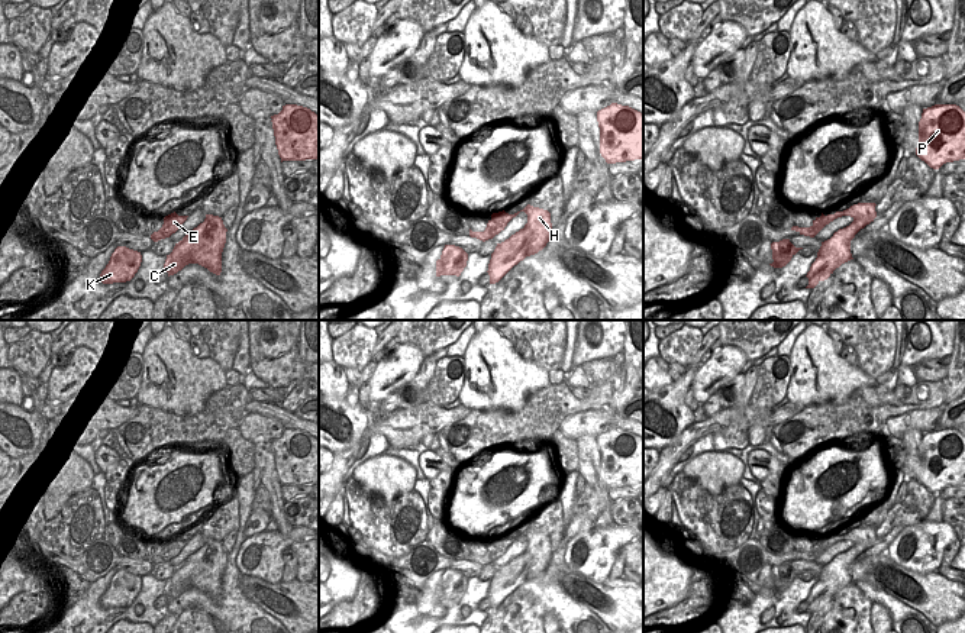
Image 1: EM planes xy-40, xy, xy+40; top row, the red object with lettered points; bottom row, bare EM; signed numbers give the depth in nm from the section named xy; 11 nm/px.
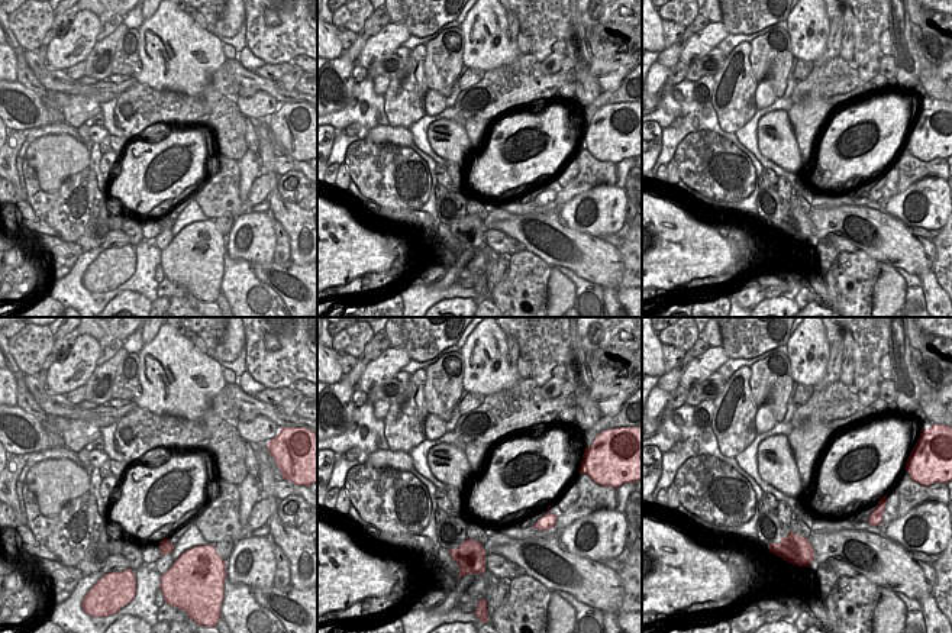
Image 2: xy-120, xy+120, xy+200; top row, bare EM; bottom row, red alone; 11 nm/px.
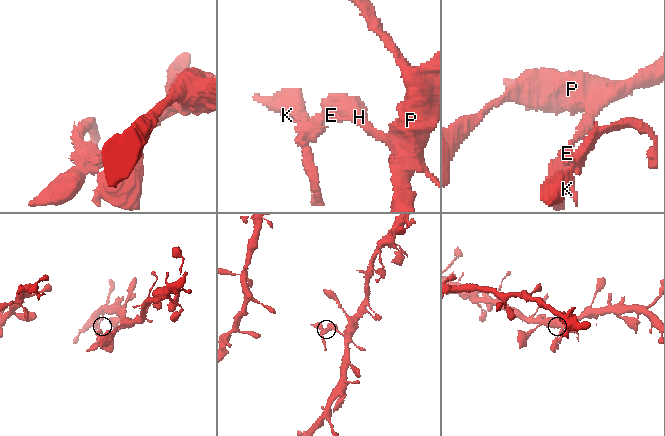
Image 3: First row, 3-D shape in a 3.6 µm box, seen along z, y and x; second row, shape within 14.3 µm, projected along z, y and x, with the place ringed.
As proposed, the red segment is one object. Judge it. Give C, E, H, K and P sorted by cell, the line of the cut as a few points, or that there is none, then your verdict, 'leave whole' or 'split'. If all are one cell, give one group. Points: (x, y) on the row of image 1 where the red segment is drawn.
groups C H P / E K; cut xy+40 (851, 206), (855, 218); split

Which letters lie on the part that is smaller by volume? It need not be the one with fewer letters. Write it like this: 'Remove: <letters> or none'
Remove: E, K

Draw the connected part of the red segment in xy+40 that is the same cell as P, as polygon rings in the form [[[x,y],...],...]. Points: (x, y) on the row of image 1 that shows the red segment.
[[[956,104],[923,109],[916,155],[933,169],[965,159],[965,112]]]

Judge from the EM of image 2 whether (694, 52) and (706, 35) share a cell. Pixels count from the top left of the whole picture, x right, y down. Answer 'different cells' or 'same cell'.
same cell

